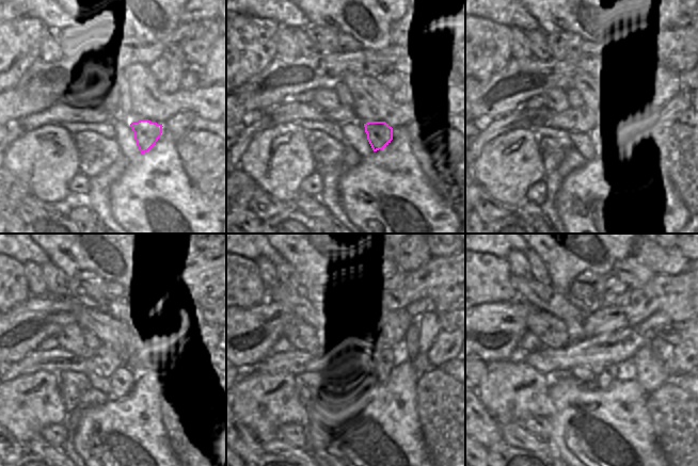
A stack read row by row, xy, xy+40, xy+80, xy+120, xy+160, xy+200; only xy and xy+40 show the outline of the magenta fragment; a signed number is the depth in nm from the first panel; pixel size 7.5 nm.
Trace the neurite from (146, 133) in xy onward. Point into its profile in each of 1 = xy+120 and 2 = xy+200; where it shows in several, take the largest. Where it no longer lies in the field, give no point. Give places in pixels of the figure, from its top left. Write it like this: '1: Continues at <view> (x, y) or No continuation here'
1: Continues at xy+120 (123, 379)
2: Continues at xy+200 (611, 372)

